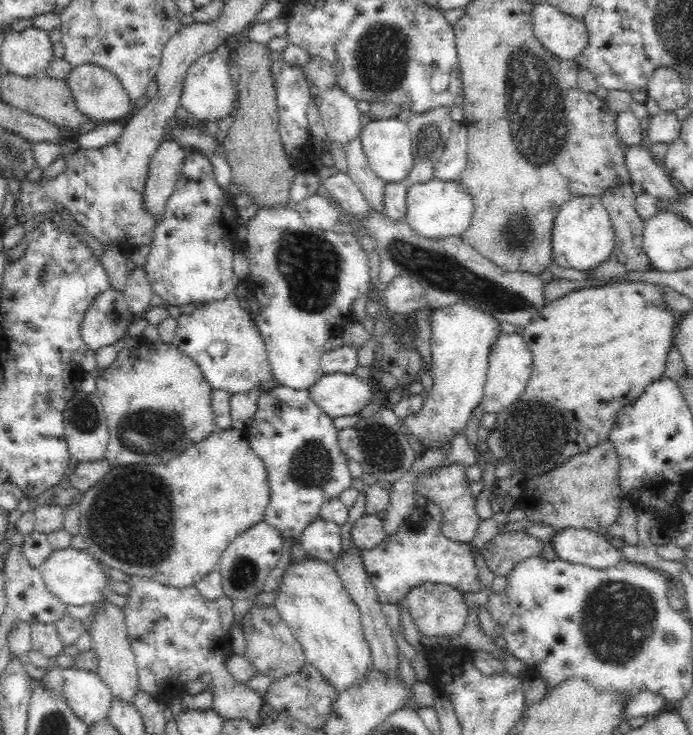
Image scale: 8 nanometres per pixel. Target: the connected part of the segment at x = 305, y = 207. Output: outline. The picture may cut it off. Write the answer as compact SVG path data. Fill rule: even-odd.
M319 193L307 196L295 209L308 224L315 228L334 229L338 225L337 209L328 202L328 198L320 196Z

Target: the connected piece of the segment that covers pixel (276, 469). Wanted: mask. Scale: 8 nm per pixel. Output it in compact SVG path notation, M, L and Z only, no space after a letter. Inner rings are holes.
M277 386L260 394L256 416L243 434L267 470L270 504L263 520L283 537L297 540L306 526L319 517L322 505L352 488L348 458L337 443L338 430L310 399L307 389Z

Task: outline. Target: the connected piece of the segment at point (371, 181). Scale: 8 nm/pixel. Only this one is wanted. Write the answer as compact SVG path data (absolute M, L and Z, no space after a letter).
M360 134L356 135L344 146L347 159L347 174L360 187L364 199L372 210L382 213L384 210L384 185L387 182L377 177L366 159Z

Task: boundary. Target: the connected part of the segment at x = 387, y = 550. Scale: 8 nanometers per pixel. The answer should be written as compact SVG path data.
M428 501L426 506L417 506L388 540L378 547L363 551L362 563L380 604L392 605L404 599L414 586L426 583L449 584L463 593L480 591L481 583L477 577L478 569L472 557L471 545L444 536L442 521L442 509Z

